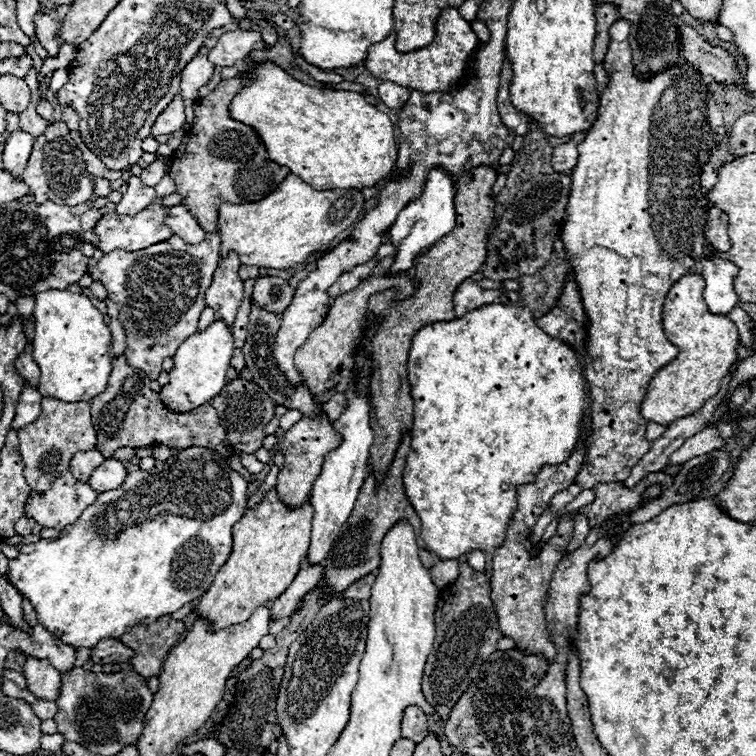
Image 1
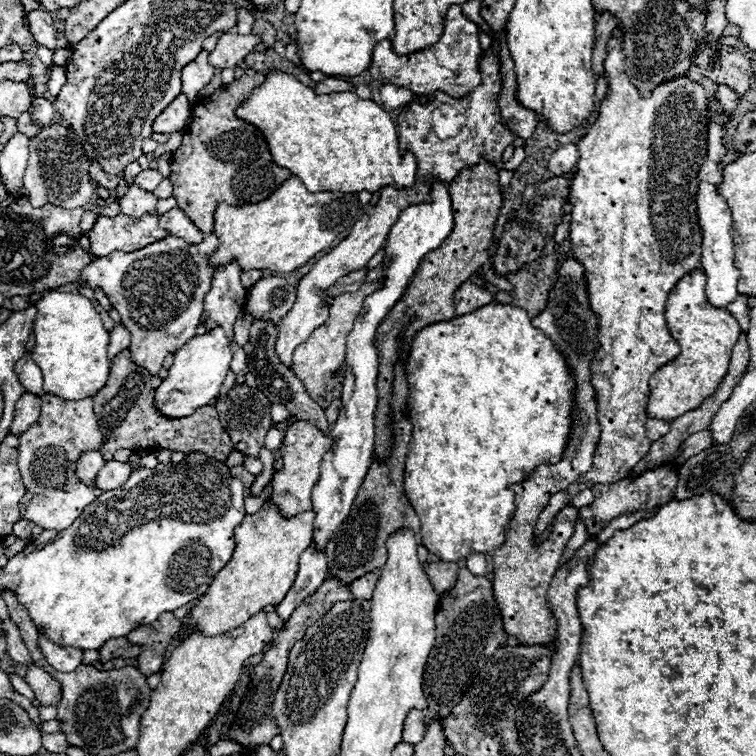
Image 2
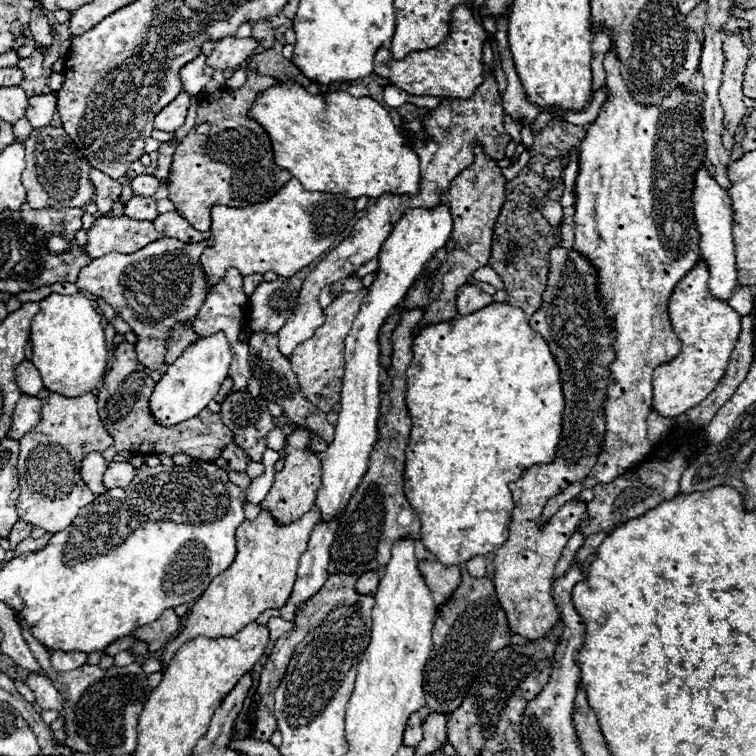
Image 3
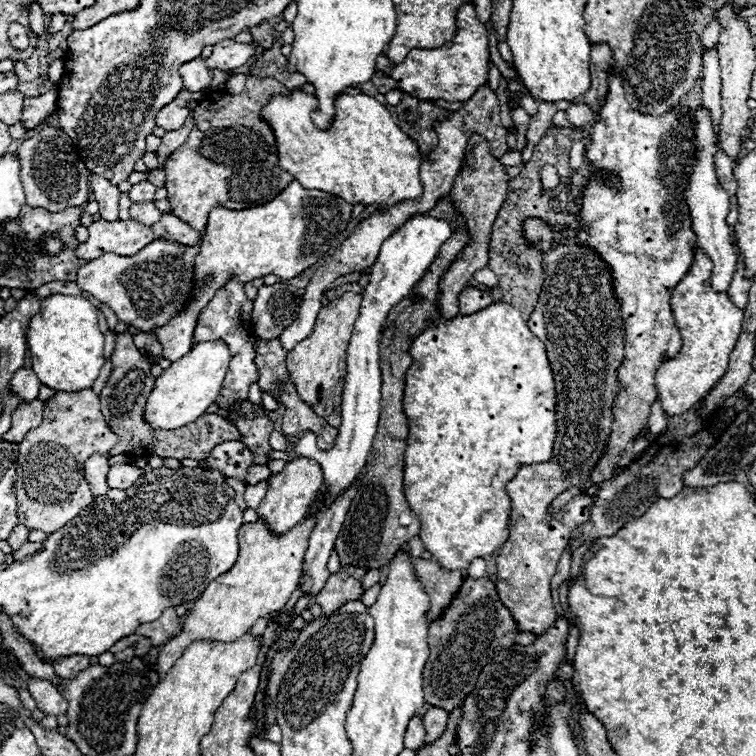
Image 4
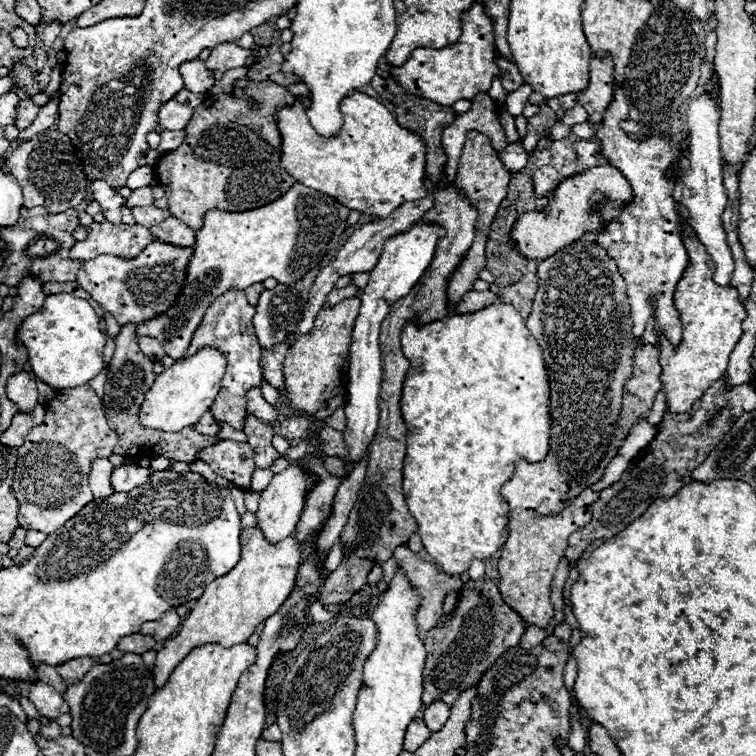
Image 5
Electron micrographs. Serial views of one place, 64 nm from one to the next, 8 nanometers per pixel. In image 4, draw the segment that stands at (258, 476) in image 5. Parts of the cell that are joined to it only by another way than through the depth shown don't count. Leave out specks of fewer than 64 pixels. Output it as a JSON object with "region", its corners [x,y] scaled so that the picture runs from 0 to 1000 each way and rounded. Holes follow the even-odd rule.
{"region":[[[333,614],[331,616],[331,622],[328,622],[328,640],[339,640],[339,638],[344,638],[344,635],[349,635],[349,632],[354,632],[357,630],[357,622],[354,622],[354,616],[349,614],[349,616],[341,616],[341,614]]]}

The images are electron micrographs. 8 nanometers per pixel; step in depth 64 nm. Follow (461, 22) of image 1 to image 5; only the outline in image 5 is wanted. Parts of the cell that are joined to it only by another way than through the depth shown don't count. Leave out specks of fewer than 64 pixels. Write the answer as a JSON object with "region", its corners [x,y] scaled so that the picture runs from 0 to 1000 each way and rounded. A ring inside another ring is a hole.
{"region":[[[630,3],[624,11],[611,16],[611,45],[608,56],[595,58],[585,66],[550,63],[534,87],[516,87],[521,106],[529,108],[542,124],[577,132],[577,138],[598,140],[606,132],[624,132],[635,119],[646,122],[651,103],[661,101],[653,79],[653,34],[643,21],[640,11]]]}

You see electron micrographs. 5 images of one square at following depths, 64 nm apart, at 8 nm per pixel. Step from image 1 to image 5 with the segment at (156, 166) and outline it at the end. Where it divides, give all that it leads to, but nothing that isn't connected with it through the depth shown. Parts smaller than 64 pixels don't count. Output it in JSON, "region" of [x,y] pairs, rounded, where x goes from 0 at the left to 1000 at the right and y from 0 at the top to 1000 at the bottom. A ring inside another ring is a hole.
{"region":[[[188,246],[188,249],[175,251],[175,257],[169,259],[167,270],[169,270],[169,275],[177,275],[177,272],[190,272],[190,270],[204,270],[201,246]]]}

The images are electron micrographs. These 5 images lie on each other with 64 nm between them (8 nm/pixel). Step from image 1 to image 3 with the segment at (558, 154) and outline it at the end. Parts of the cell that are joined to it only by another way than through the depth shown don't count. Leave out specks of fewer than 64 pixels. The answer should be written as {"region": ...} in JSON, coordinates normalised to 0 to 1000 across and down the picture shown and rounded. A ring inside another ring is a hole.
{"region":[[[733,209],[733,212],[720,222],[720,230],[728,233],[730,238],[741,238],[741,235],[743,235],[743,225],[746,225],[743,209]]]}

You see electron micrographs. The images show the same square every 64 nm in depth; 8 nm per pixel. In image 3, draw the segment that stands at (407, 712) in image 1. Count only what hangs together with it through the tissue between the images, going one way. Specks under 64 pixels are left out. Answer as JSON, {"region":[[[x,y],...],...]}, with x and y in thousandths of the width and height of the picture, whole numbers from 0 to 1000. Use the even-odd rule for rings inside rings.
{"region":[[[548,942],[548,944],[540,950],[537,966],[534,966],[534,984],[537,984],[537,987],[550,987],[550,984],[558,979],[558,958],[561,958],[561,952],[556,950],[553,942]]]}

